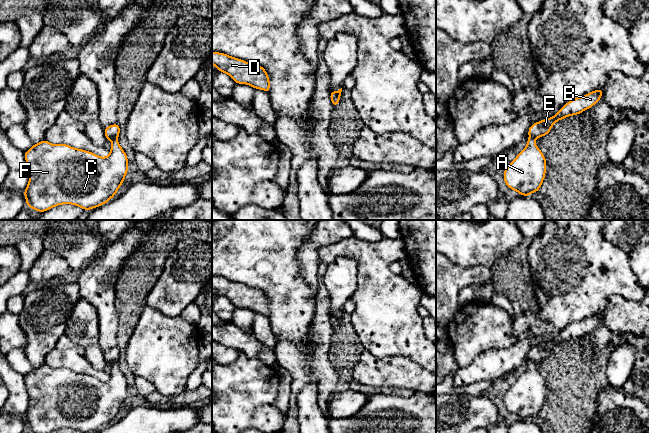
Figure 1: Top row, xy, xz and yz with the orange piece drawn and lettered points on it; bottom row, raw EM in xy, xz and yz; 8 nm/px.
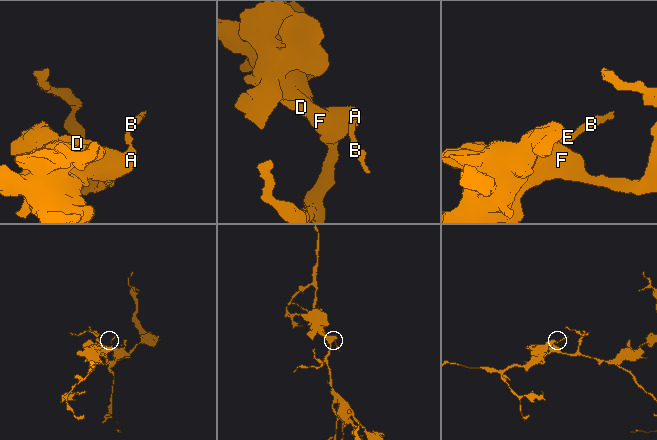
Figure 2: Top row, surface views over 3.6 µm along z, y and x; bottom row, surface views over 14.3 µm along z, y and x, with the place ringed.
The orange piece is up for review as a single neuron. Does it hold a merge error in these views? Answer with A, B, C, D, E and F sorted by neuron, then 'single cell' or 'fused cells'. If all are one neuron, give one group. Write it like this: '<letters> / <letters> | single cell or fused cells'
A C D F / B E | fused cells

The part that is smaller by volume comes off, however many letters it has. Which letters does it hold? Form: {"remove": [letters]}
{"remove": ["B", "E"]}

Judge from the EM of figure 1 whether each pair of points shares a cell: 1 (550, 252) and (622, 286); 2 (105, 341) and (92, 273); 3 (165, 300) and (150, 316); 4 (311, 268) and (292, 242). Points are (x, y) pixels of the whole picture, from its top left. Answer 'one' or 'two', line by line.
1: one
2: one
3: two
4: two

